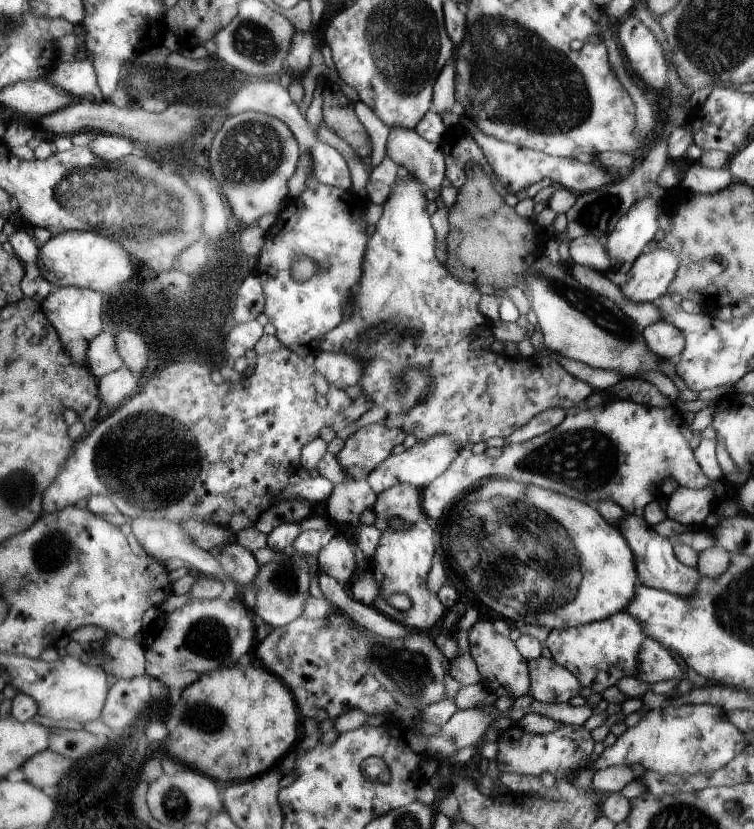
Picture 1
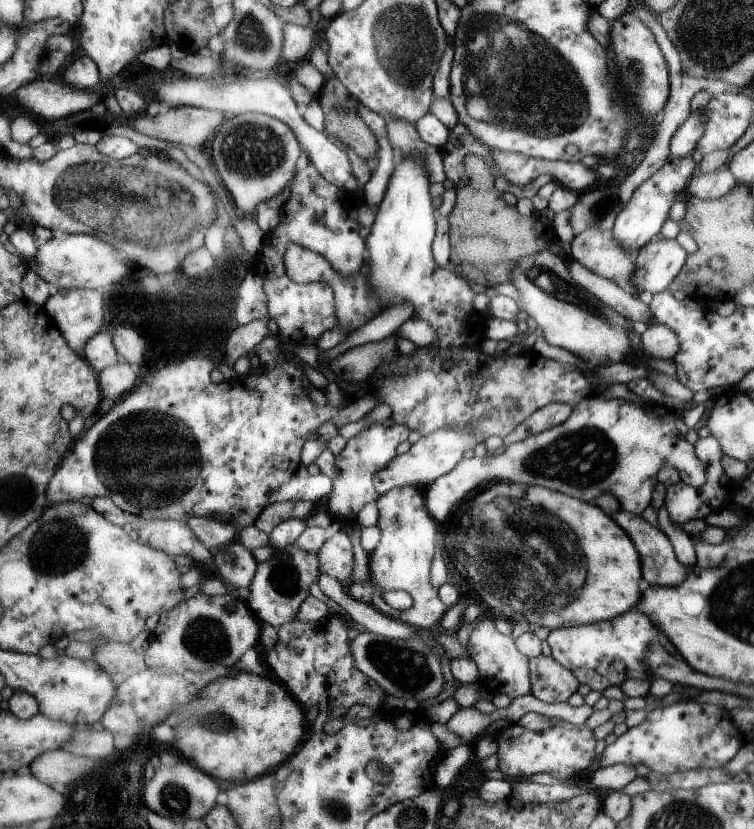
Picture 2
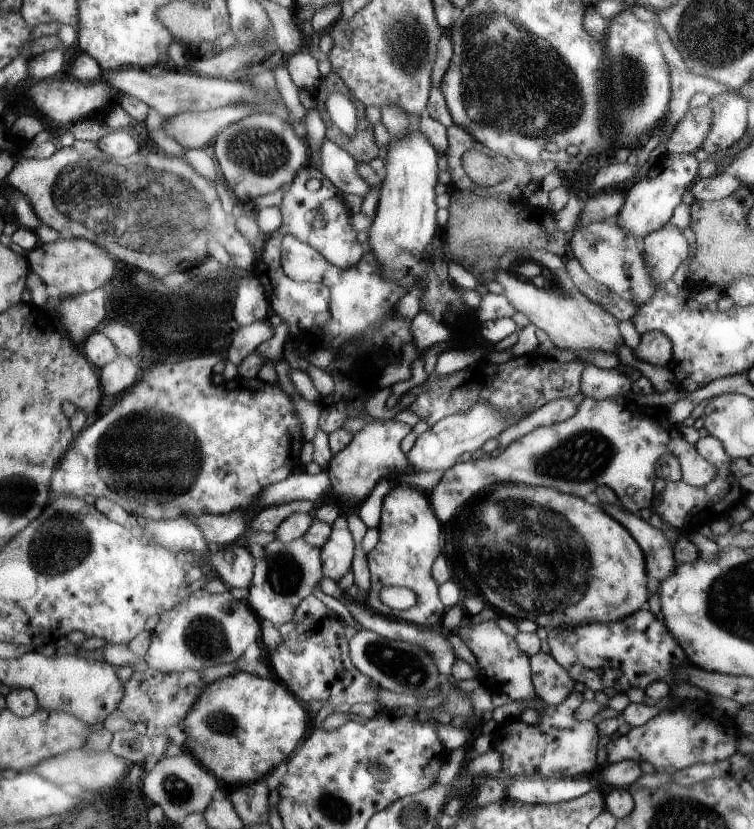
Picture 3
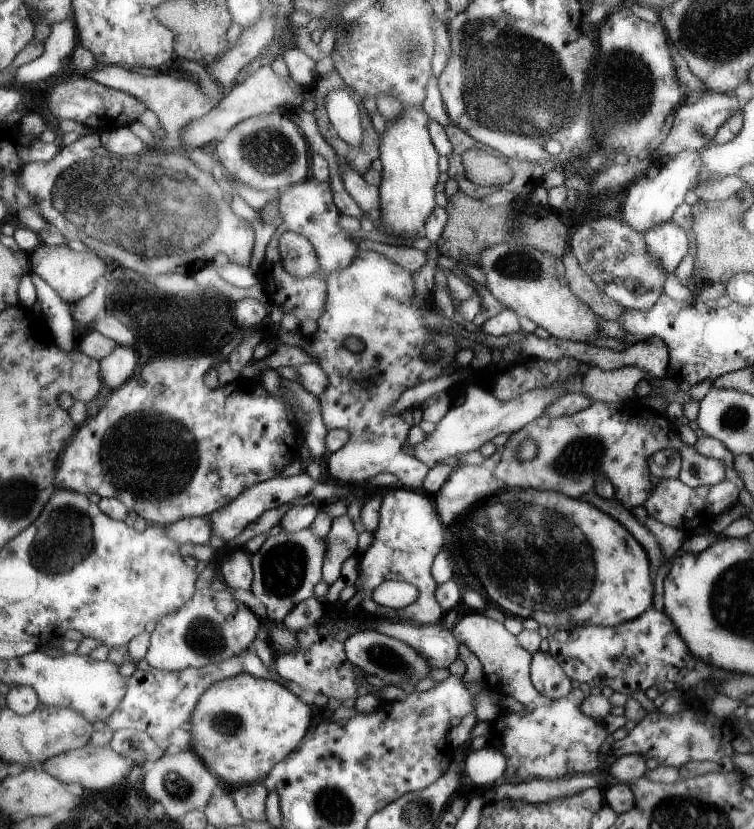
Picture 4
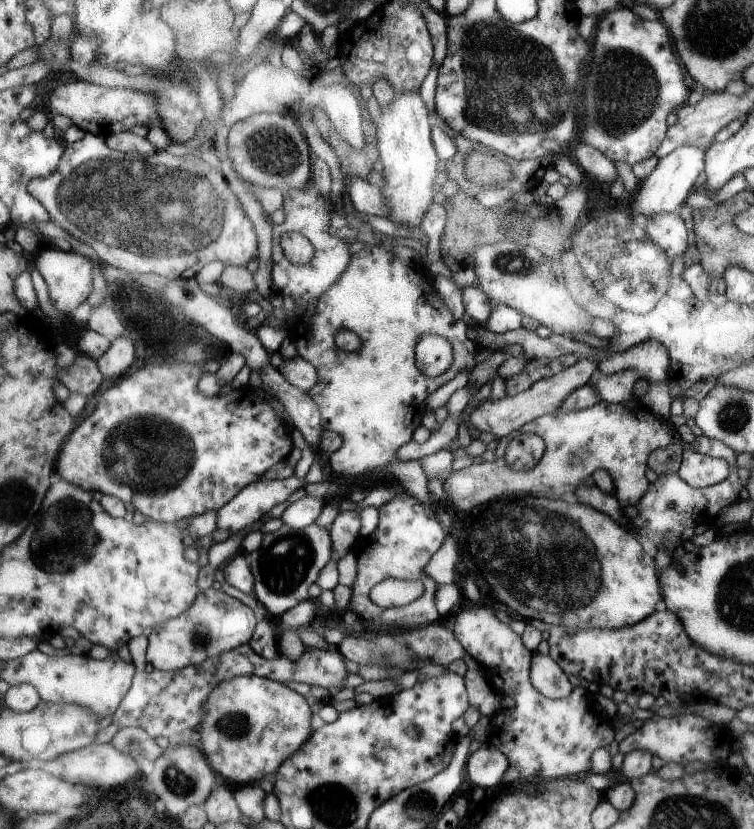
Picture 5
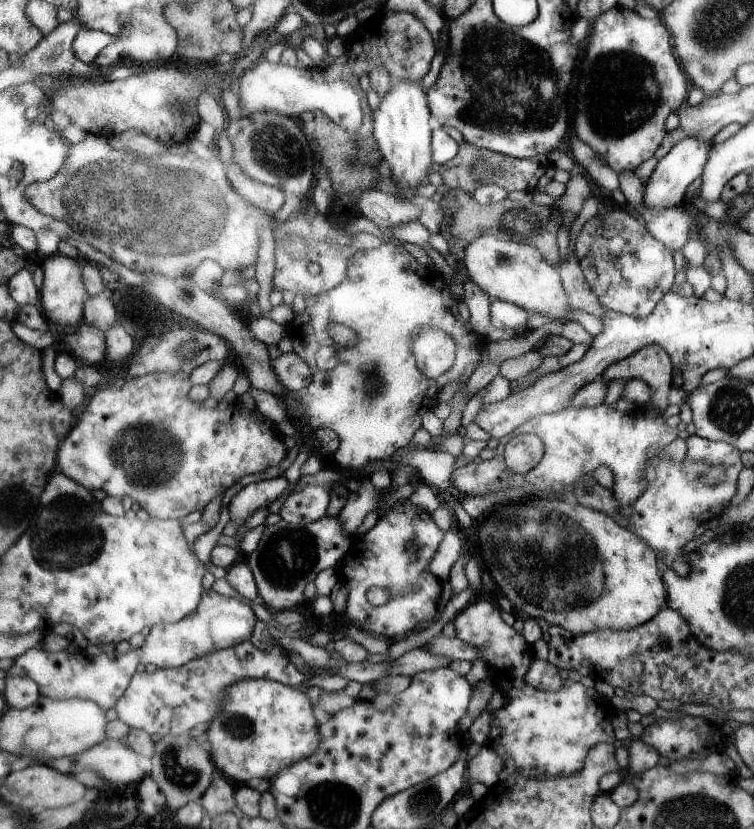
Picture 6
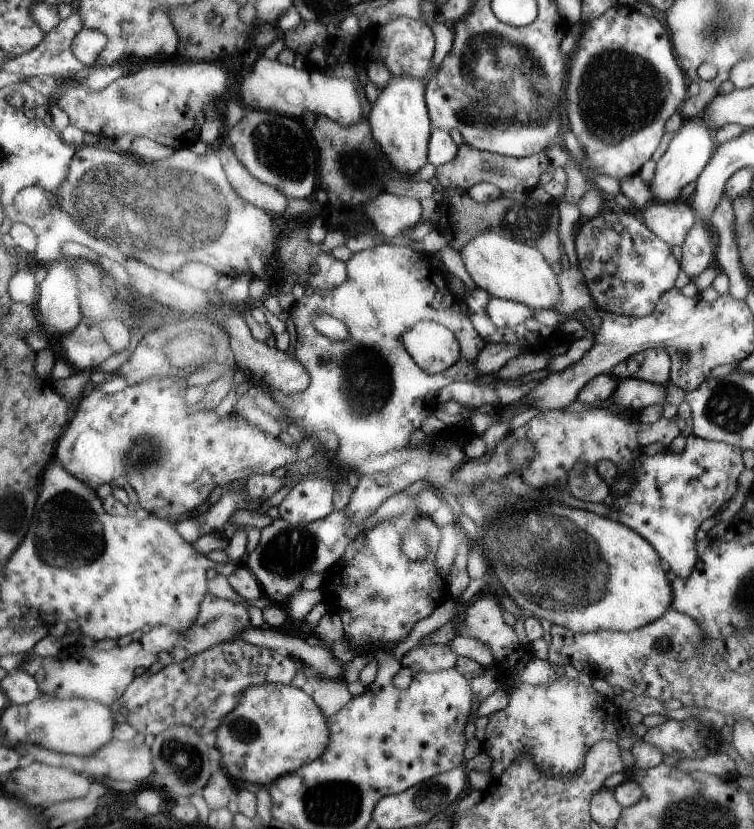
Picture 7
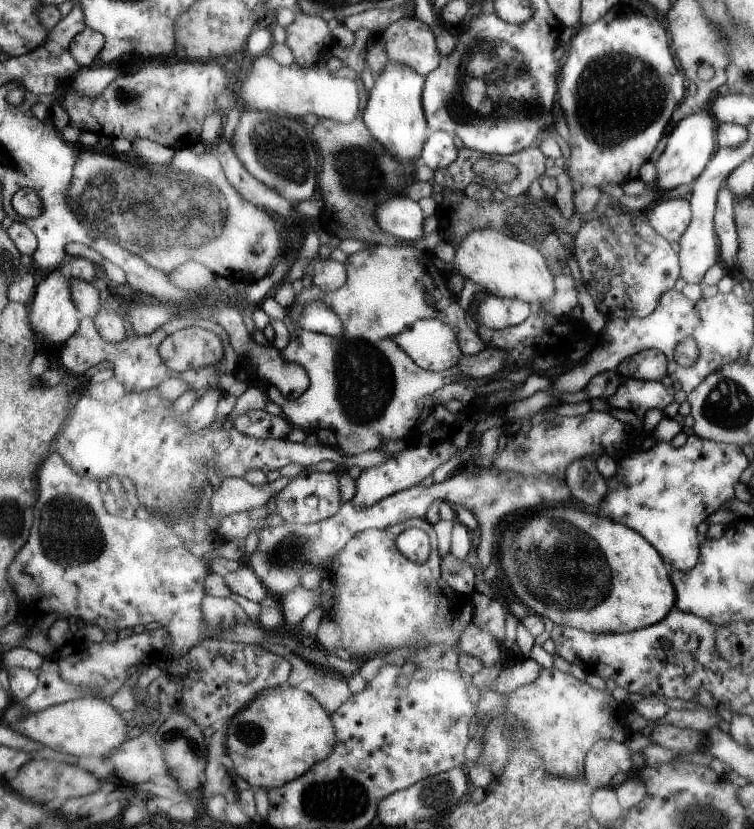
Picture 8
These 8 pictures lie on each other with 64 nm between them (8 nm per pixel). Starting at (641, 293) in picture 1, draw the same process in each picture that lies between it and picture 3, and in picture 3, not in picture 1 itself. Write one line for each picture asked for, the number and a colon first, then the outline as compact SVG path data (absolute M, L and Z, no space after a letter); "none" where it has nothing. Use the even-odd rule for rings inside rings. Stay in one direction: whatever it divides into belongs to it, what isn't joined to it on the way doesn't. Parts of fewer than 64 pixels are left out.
2: M661 234L653 236L643 248L639 248L635 252L635 262L637 262L637 270L633 274L633 282L637 286L637 298L643 302L643 304L649 304L651 302L651 296L663 292L669 288L669 284L689 266L689 260L687 260L687 250L685 250L685 244L679 244L675 238L663 238Z
3: M665 224L661 230L643 238L643 252L647 264L655 272L655 284L663 284L679 270L679 264L689 256L691 248L687 246L687 240L679 228Z

